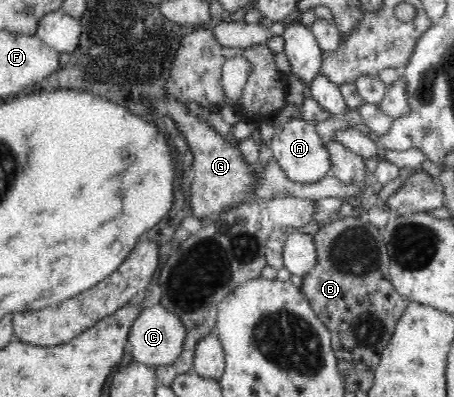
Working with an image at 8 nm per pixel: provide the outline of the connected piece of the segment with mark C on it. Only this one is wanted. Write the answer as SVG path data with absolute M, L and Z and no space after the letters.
M159 303L140 311L130 327L127 343L131 344L131 355L135 362L154 368L168 366L181 355L185 336L186 329L182 321Z

